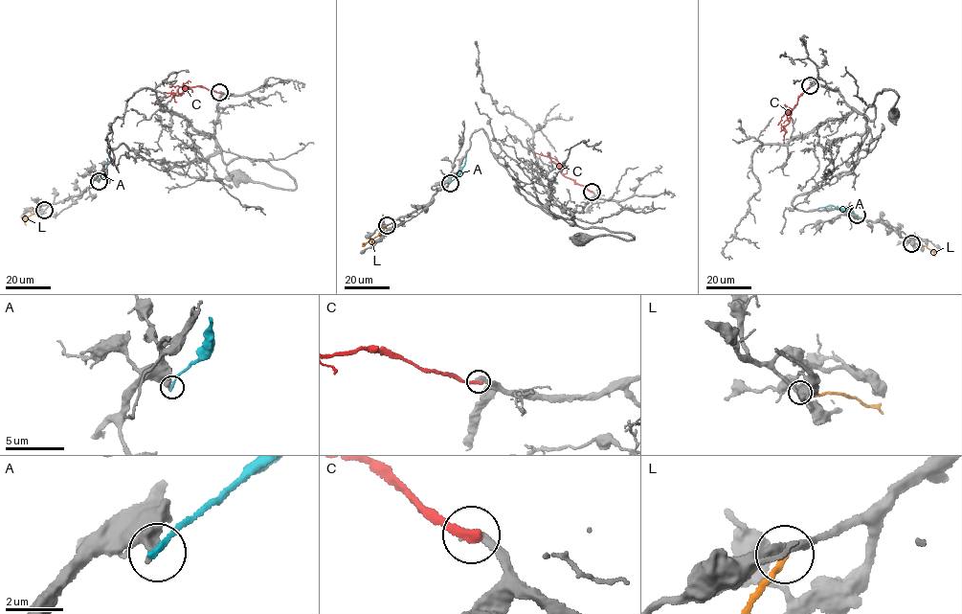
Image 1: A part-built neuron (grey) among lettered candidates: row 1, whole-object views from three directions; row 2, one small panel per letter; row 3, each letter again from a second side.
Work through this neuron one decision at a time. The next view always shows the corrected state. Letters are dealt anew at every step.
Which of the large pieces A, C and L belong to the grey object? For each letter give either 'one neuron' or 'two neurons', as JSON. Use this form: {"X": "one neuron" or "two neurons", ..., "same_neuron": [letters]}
{"A": "two neurons", "C": "two neurons", "L": "two neurons", "same_neuron": []}

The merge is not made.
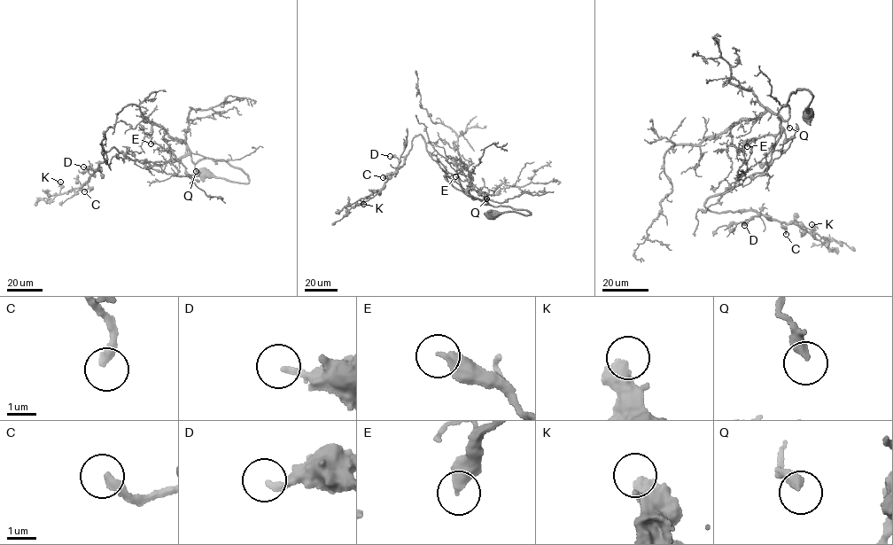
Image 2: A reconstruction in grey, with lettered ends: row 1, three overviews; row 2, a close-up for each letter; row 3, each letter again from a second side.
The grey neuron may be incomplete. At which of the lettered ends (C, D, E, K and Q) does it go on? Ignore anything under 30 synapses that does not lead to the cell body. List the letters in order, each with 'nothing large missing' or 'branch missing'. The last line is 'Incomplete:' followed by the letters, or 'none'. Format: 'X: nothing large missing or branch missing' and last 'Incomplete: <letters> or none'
C: branch missing
D: nothing large missing
E: nothing large missing
K: nothing large missing
Q: nothing large missing
Incomplete: C

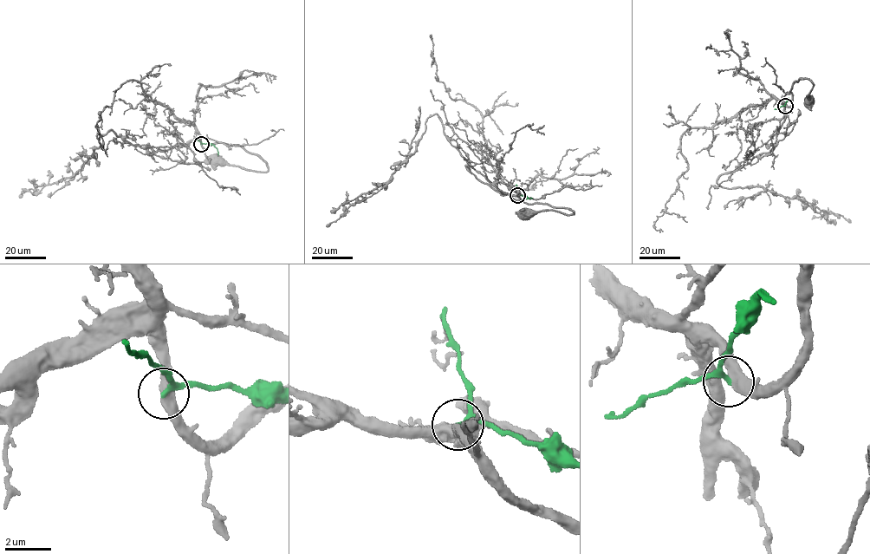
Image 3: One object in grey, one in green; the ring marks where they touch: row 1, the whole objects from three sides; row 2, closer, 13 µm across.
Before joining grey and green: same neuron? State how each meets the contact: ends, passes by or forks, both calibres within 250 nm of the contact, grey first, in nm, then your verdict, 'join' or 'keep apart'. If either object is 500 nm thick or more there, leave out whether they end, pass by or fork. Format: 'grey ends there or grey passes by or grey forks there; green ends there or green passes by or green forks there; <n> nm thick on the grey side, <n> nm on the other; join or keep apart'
grey passes by; green passes by; 440 nm thick on the grey side, 190 nm on the other; keep apart

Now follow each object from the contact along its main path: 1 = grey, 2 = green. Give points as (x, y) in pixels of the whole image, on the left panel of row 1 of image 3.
1: (201, 144), (204, 148), (223, 142), (242, 146), (260, 157), (268, 169), (261, 172), (247, 170), (214, 160)
2: (200, 144), (212, 145), (218, 155)

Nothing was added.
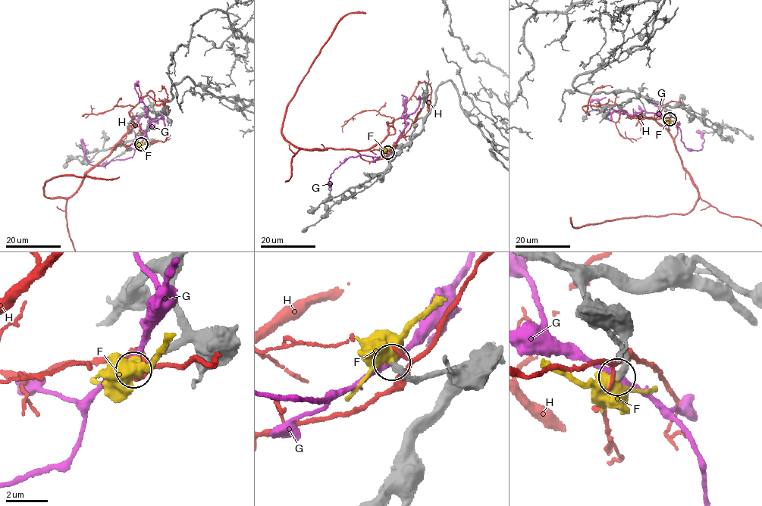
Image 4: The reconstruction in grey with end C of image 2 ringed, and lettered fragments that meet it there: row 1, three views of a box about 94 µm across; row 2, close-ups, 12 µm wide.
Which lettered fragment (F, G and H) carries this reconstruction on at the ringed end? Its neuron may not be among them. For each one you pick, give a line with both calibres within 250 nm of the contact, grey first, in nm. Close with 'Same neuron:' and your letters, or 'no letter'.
F: 340 nm thick on the grey side, 800 nm on the other
Same neuron: F

